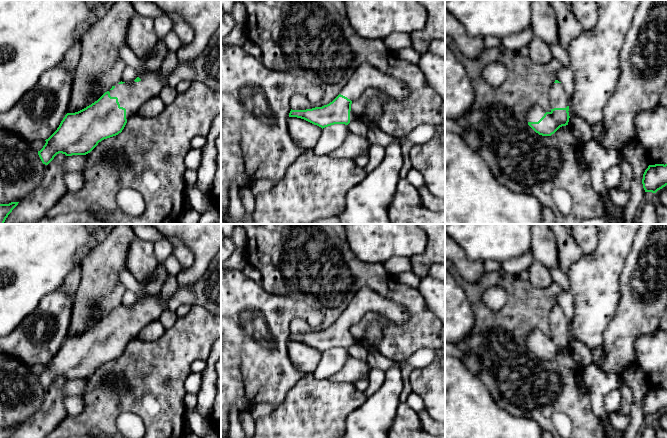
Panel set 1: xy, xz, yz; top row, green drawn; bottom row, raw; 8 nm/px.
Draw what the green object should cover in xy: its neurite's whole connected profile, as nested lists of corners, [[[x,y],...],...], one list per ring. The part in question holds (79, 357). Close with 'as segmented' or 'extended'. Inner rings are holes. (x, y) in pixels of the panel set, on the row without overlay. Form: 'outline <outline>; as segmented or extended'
outline [[[221,249],[195,284],[189,287],[179,287],[165,302],[161,300],[160,294],[146,295],[133,306],[121,305],[112,310],[109,315],[86,332],[75,337],[67,337],[57,354],[45,364],[45,369],[38,375],[42,387],[48,389],[59,377],[66,380],[90,377],[102,364],[121,357],[128,342],[137,337],[145,325],[159,320],[164,310],[175,311],[180,305],[199,305],[209,312],[221,316]]]; extended

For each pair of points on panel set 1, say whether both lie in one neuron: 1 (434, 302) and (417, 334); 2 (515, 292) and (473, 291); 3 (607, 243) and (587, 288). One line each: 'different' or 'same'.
1: different
2: same
3: same

